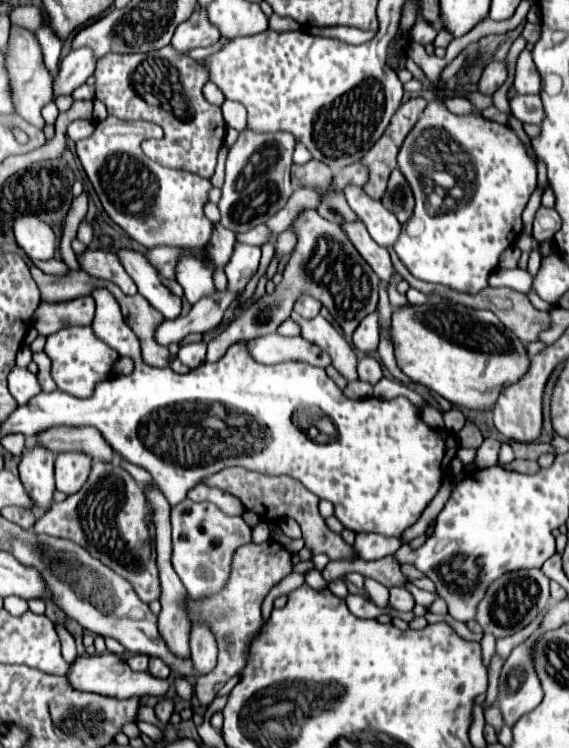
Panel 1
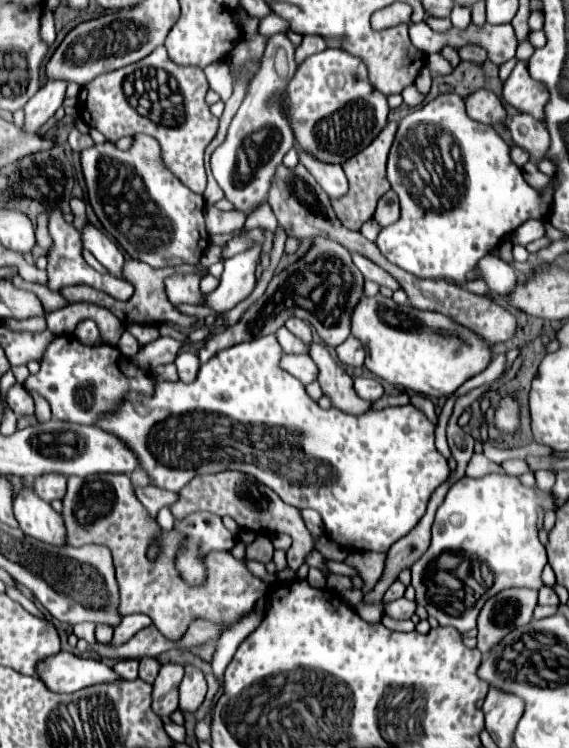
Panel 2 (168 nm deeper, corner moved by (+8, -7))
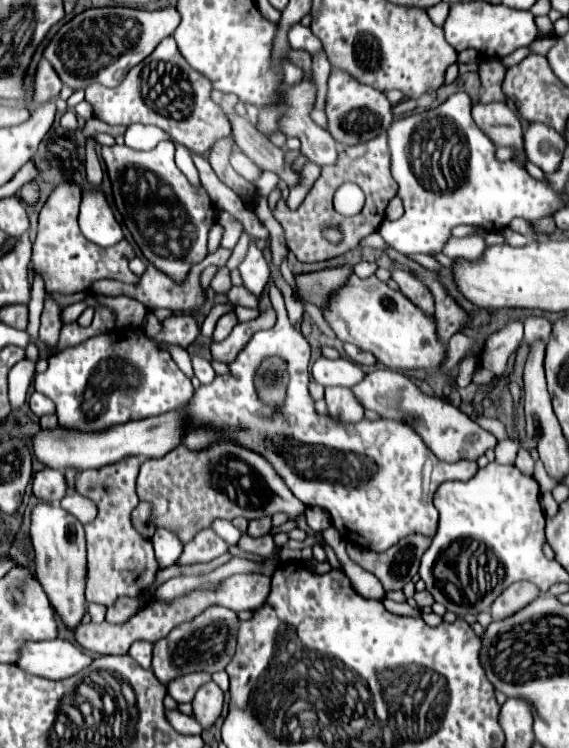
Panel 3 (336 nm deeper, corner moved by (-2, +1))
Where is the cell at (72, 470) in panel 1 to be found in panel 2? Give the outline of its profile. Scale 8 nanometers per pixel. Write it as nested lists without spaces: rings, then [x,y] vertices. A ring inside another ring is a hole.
[[[52,473],[52,475],[42,475],[42,477],[36,477],[34,479],[34,493],[52,503],[54,499],[62,499],[64,493],[66,493],[66,477],[58,475],[58,473]]]

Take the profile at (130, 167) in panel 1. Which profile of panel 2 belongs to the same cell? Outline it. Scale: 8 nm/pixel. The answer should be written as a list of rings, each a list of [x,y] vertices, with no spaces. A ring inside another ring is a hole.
[[[136,135],[134,145],[128,151],[120,151],[112,143],[94,145],[82,151],[82,171],[88,185],[88,199],[104,229],[132,259],[148,263],[154,269],[182,263],[196,265],[200,263],[204,249],[210,245],[210,237],[204,229],[204,197],[182,185],[182,181],[162,163],[160,145],[148,135]]]

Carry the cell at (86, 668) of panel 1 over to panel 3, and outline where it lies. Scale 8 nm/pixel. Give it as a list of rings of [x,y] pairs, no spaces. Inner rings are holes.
[[[52,639],[52,641],[26,643],[18,659],[18,665],[32,675],[60,681],[80,673],[92,661],[94,661],[92,655],[72,645],[70,641]]]

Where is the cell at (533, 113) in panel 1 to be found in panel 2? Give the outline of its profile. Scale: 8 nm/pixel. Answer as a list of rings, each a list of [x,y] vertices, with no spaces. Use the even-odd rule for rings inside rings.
[[[518,113],[508,121],[508,131],[514,143],[524,151],[528,151],[530,161],[540,163],[546,157],[546,151],[550,147],[550,137],[542,121],[536,121],[526,113]]]

